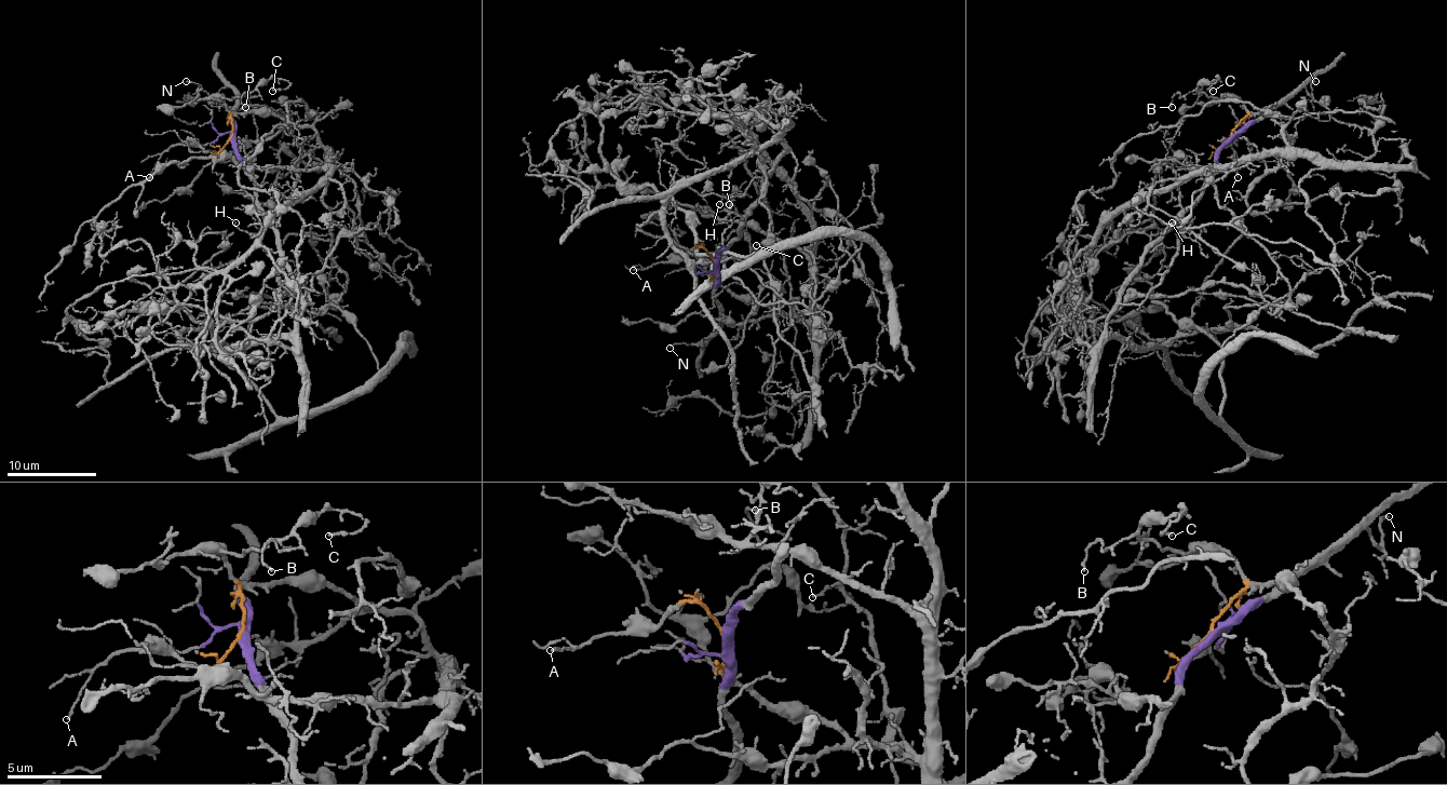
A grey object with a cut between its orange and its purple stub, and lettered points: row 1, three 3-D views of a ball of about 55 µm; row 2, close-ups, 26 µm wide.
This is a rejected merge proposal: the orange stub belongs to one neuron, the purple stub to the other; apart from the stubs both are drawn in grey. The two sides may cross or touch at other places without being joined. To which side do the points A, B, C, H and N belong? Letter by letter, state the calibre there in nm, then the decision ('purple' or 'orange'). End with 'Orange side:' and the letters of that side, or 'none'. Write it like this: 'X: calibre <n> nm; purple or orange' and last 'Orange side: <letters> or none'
A: calibre 120 nm; orange
B: calibre 110 nm; orange
C: calibre 120 nm; orange
H: calibre 110 nm; purple
N: calibre 130 nm; purple
Orange side: A, B, C

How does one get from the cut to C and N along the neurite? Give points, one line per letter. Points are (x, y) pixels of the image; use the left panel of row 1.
C: (230, 137), (230, 114), (221, 98), (234, 98), (271, 79), (282, 79), (288, 83), (284, 90), (273, 90)
N: (230, 137), (234, 92), (224, 88), (215, 96), (197, 83), (186, 81)

